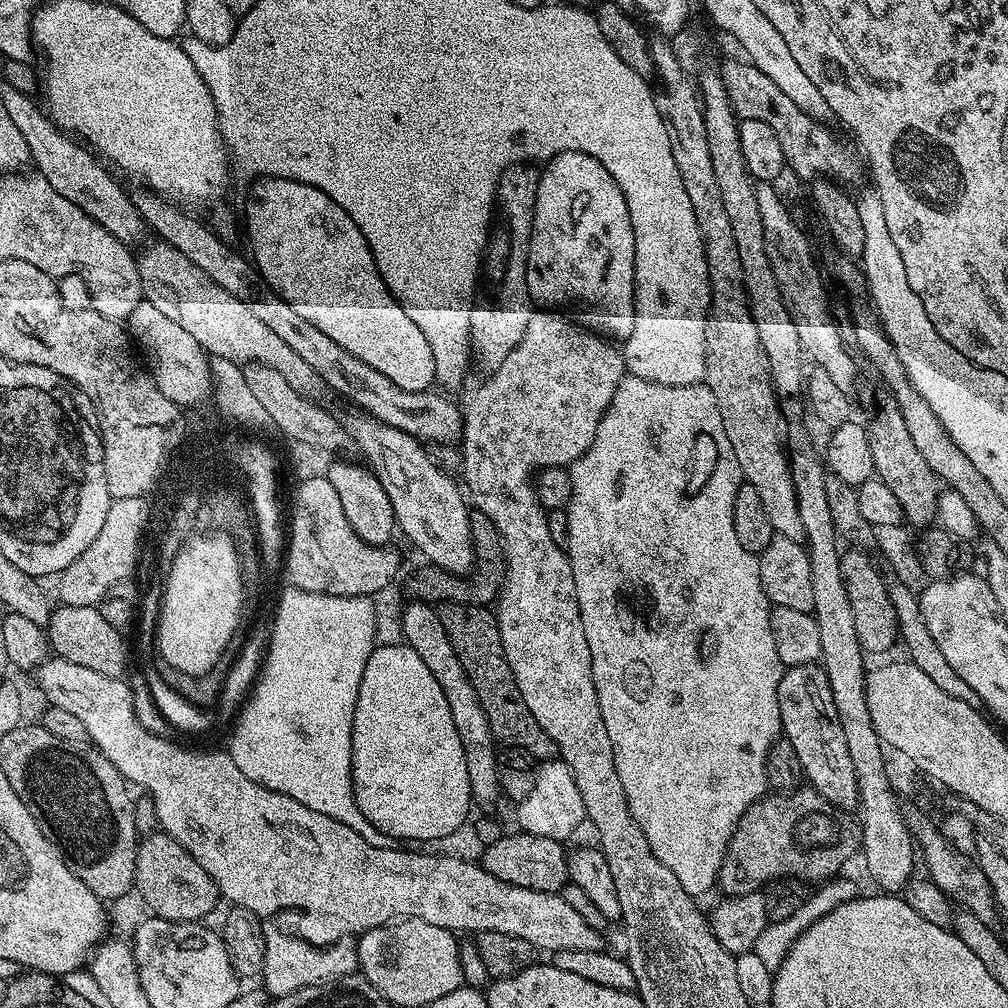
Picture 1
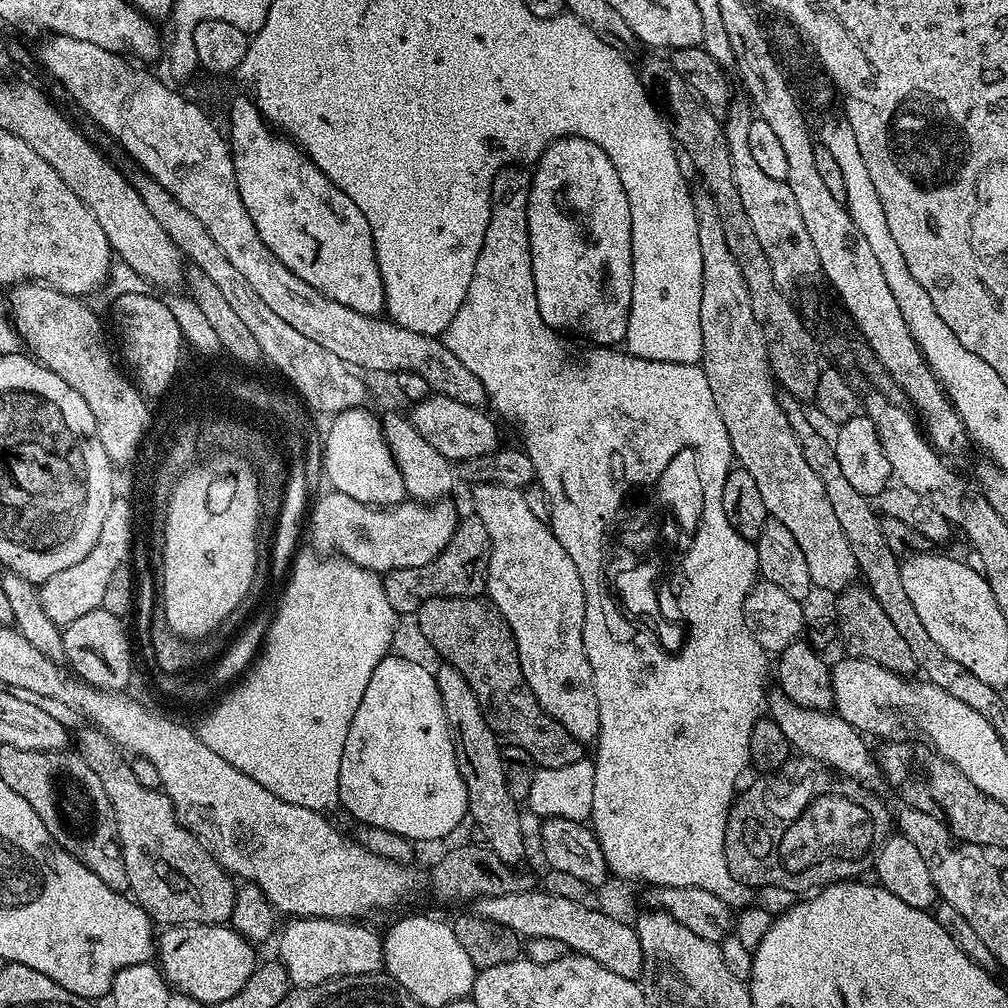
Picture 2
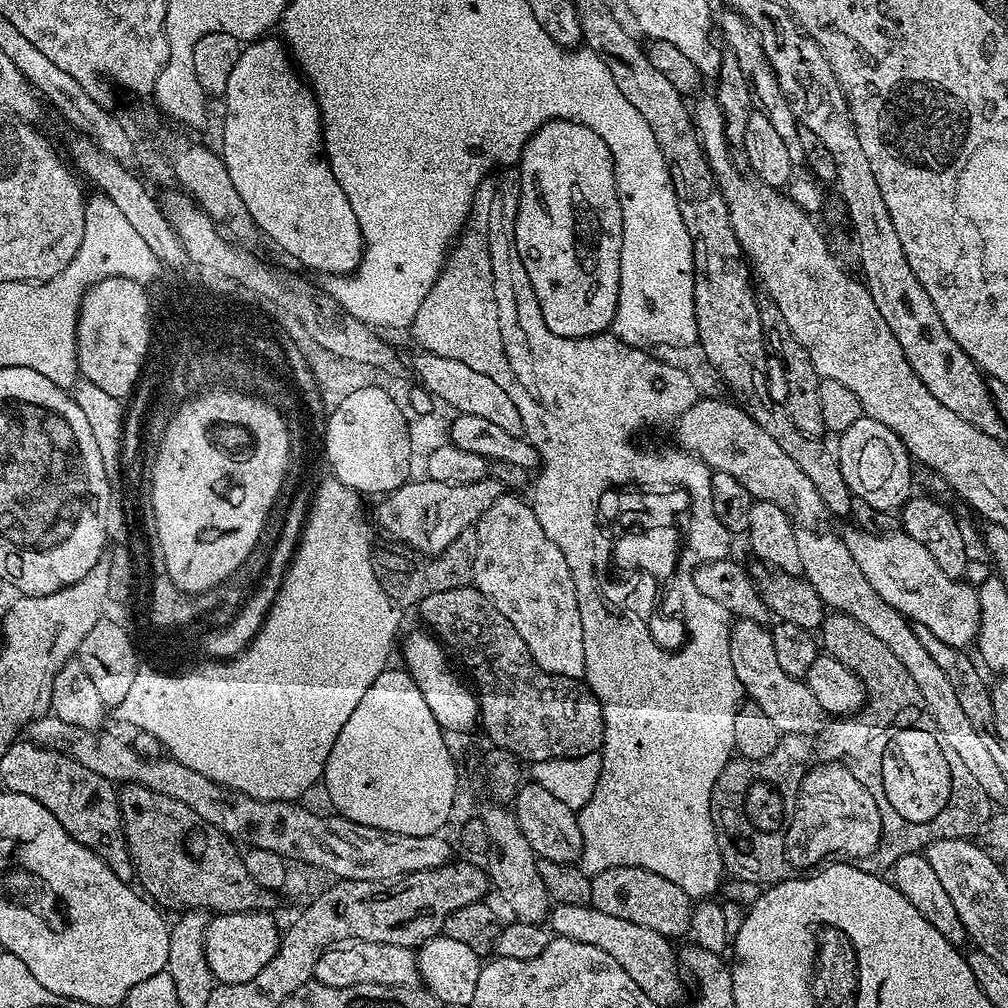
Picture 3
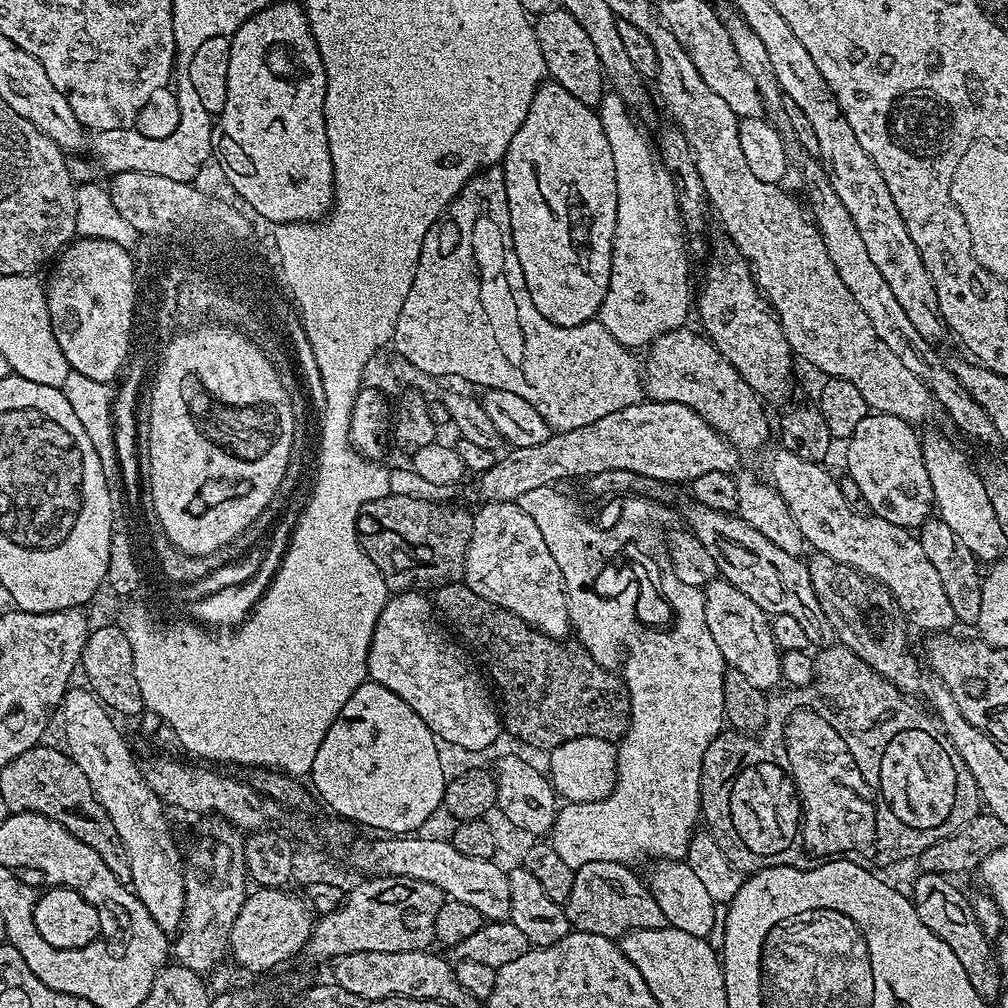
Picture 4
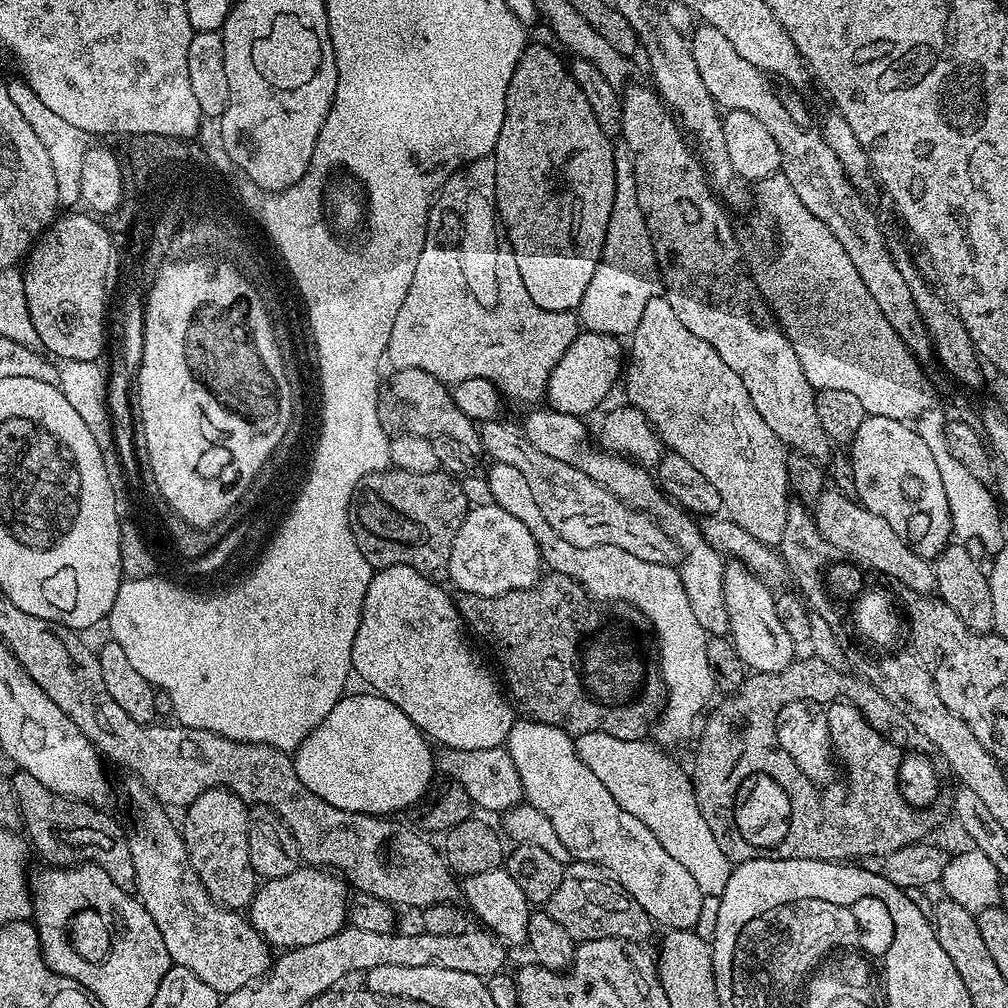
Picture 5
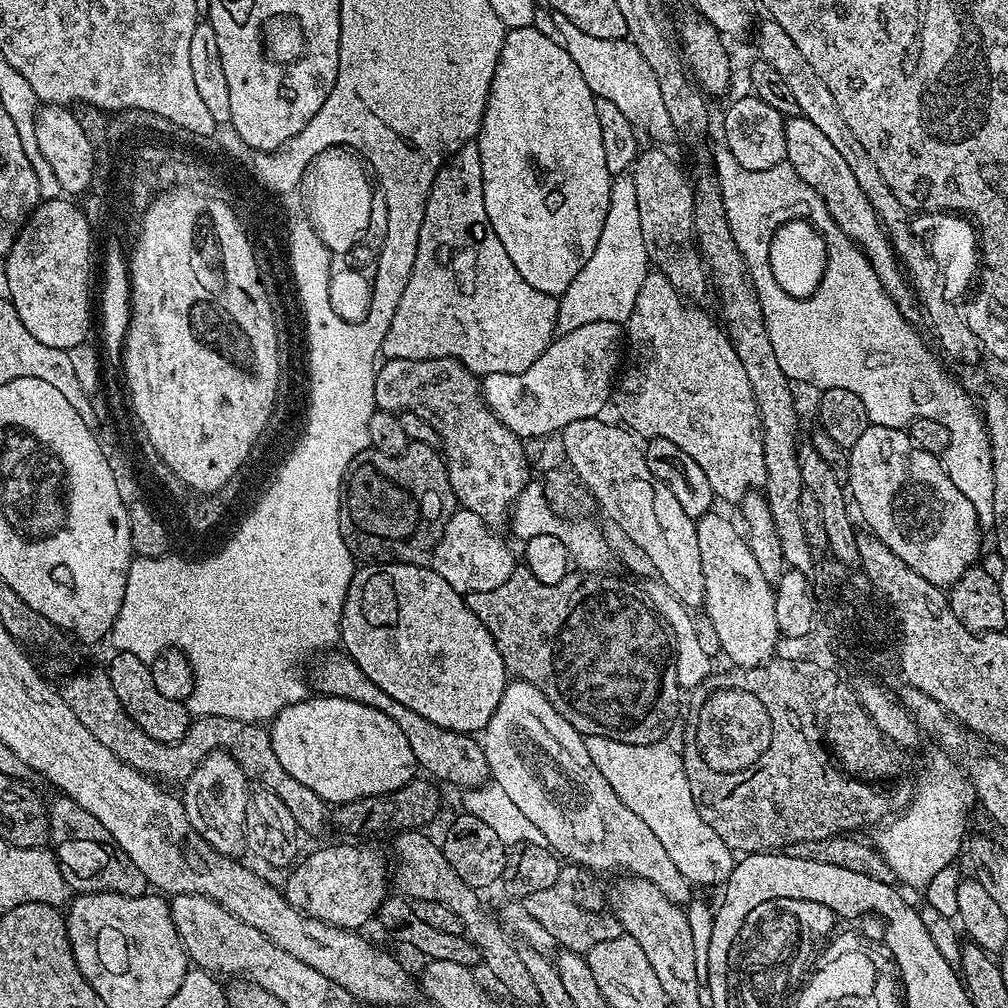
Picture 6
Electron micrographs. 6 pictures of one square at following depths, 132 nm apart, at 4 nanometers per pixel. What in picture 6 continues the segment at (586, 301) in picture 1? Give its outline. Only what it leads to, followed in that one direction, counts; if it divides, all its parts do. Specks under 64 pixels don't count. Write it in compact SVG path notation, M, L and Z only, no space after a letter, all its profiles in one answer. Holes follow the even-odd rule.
M539 26L512 29L504 33L502 54L498 54L498 66L494 70L494 78L490 82L490 94L486 102L484 117L480 123L480 135L475 141L482 154L482 198L486 202L486 218L490 218L490 226L494 226L494 234L498 234L498 242L506 246L506 254L510 254L510 262L514 262L514 270L534 286L534 290L542 290L542 294L559 297L574 282L574 277L586 262L590 262L590 254L594 254L594 246L598 246L598 238L604 229L606 214L610 206L610 190L614 177L606 170L606 154L602 150L602 130L598 127L597 97L593 96L590 86L586 86L586 78L578 70L574 58L566 54L563 44L555 35L543 32Z

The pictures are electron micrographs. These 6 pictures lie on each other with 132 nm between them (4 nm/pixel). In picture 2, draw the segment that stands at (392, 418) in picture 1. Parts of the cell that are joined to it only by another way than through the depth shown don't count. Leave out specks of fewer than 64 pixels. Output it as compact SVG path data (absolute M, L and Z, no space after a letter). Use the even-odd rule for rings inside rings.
M440 393L430 394L427 398L413 403L408 419L424 440L442 456L451 462L469 460L485 456L498 450L501 441L498 428L493 420L486 416L483 409L466 406L449 396Z

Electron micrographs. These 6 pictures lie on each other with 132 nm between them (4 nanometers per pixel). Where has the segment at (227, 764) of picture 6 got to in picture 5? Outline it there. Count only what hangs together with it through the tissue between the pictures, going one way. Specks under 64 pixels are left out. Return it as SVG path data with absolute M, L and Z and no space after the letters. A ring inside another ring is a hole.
M210 788L202 794L198 794L195 802L183 813L182 835L192 868L198 874L202 886L210 894L212 901L233 910L247 909L258 887L258 877L251 868L249 843L247 842L249 809L249 805L245 804L243 800L239 800L230 789Z

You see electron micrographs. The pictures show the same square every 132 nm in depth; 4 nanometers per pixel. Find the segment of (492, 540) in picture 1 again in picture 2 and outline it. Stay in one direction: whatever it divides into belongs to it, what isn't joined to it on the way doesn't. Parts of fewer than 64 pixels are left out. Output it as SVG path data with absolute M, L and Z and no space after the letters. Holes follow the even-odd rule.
M474 514L461 519L456 532L447 546L426 566L403 568L383 573L386 599L398 614L415 614L430 598L454 598L455 596L483 597L488 582L488 563L490 562L490 534L482 526L482 518Z

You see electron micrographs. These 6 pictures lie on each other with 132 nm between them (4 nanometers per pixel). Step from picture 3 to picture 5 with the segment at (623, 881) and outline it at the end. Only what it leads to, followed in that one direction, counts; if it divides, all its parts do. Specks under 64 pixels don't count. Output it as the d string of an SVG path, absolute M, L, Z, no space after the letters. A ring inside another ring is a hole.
M569 863L564 869L558 890L551 894L546 903L546 911L577 942L602 938L644 942L654 929L654 921L646 914L646 910L642 910L642 906L638 906L638 902L634 902L634 898L626 894L616 877L596 864Z

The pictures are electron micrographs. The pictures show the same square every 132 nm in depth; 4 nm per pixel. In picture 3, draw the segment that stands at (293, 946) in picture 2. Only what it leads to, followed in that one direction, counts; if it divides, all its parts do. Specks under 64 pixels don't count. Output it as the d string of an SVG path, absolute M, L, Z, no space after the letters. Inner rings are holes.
M365 940L351 941L325 951L315 966L315 979L339 989L354 985L415 987L420 980L418 960L413 949Z

